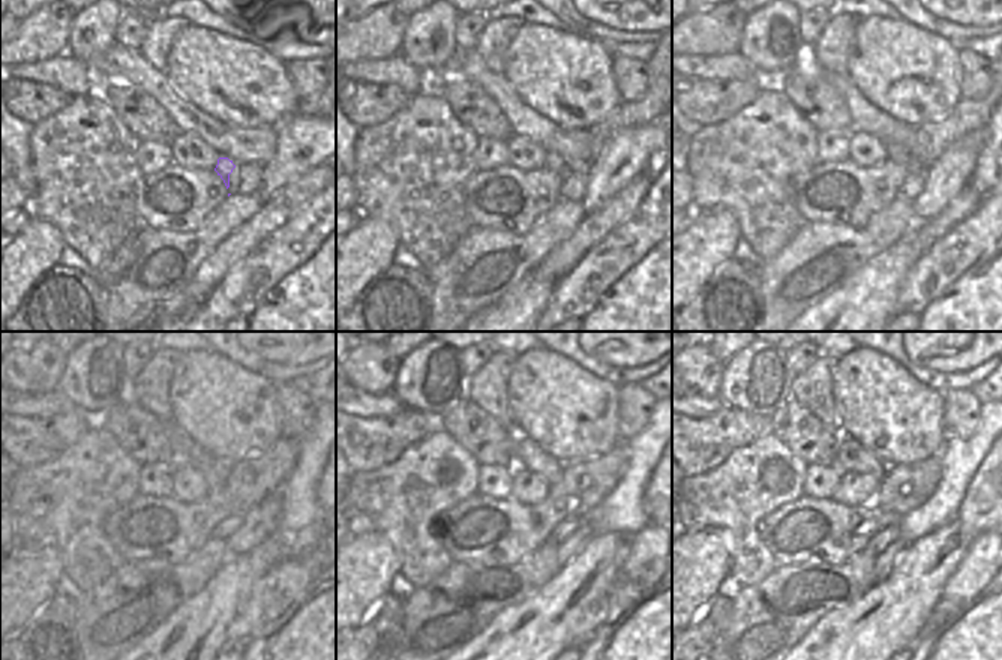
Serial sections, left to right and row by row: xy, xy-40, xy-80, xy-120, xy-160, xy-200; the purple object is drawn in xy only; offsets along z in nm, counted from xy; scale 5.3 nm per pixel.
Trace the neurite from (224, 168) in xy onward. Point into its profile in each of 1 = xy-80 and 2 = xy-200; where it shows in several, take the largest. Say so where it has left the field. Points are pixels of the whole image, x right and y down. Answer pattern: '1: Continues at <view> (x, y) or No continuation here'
1: Continues at xy-80 (894, 152)
2: Continues at xy-200 (852, 456)

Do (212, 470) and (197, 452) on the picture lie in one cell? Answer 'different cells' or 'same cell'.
same cell

